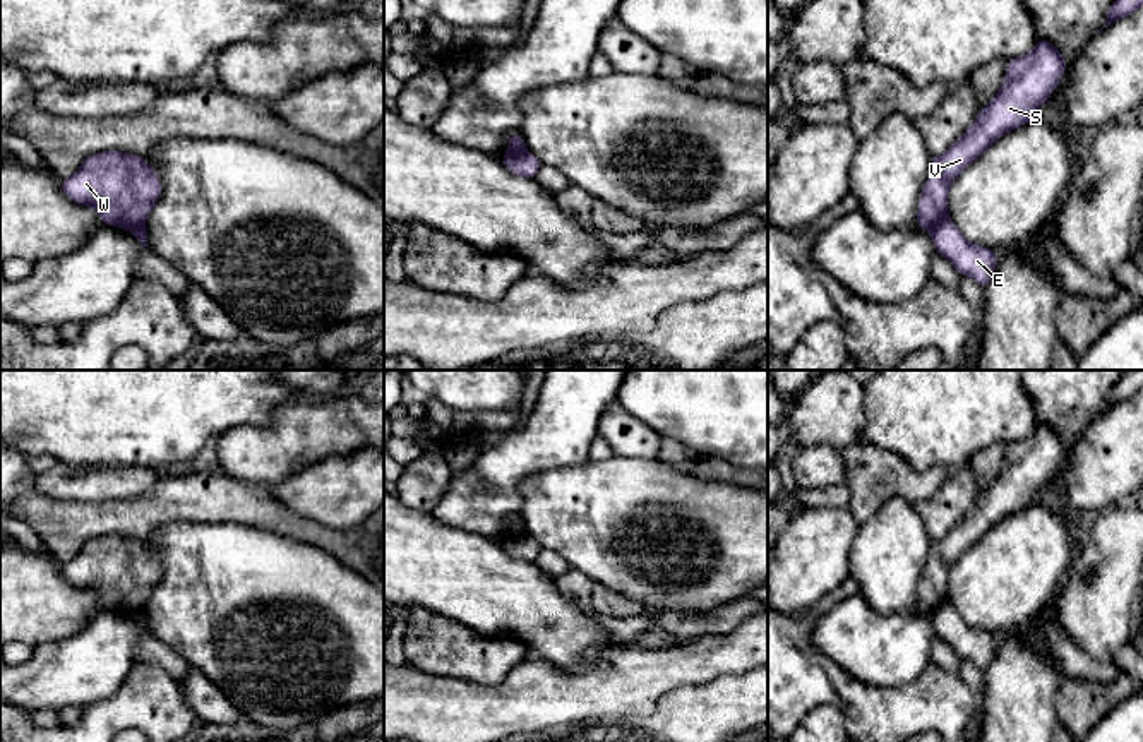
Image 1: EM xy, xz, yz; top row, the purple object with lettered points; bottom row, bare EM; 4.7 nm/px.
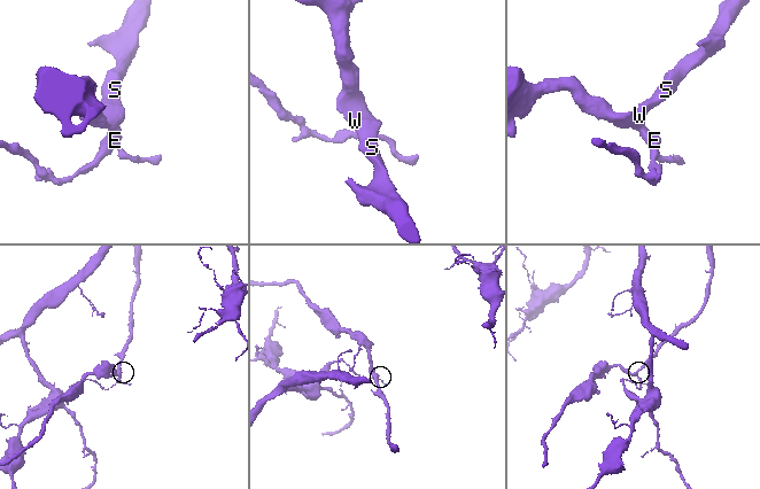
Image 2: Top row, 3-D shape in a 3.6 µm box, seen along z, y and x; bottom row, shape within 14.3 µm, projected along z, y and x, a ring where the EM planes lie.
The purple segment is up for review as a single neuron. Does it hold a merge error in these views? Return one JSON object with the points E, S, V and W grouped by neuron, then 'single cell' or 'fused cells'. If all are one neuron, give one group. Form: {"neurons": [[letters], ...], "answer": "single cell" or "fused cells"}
{"neurons": [["E"], ["S", "V", "W"]], "answer": "fused cells"}

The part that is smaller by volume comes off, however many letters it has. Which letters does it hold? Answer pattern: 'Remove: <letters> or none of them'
Remove: S, V, W

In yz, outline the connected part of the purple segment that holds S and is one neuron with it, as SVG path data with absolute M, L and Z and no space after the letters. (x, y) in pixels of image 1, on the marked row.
M1038 39L1030 53L1009 60L996 98L980 108L960 141L944 154L932 156L919 200L919 228L931 231L948 214L948 192L956 177L999 137L1035 120L1035 111L1052 96L1064 72L1064 57L1047 39Z

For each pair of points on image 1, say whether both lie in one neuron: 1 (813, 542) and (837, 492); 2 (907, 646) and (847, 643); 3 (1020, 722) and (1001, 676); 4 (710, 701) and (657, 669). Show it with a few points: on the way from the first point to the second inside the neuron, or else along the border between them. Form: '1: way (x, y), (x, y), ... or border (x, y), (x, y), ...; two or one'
1: border (847, 504), (790, 508); two
2: way (891, 646), (883, 641), (862, 643); one
3: way (1018, 710), (1018, 693), (1013, 688); one
4: border (725, 674), (701, 686), (679, 686), (653, 710); two

